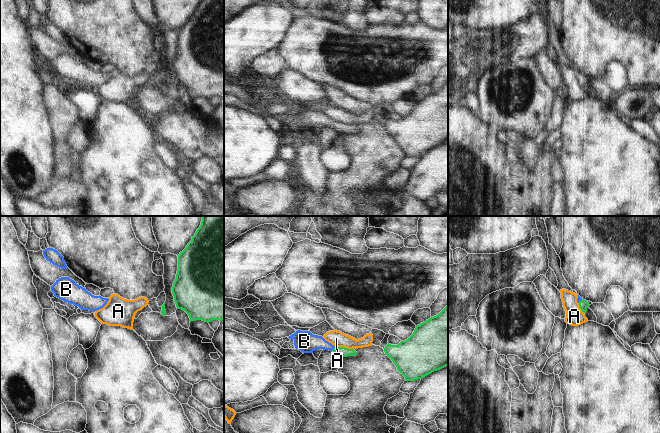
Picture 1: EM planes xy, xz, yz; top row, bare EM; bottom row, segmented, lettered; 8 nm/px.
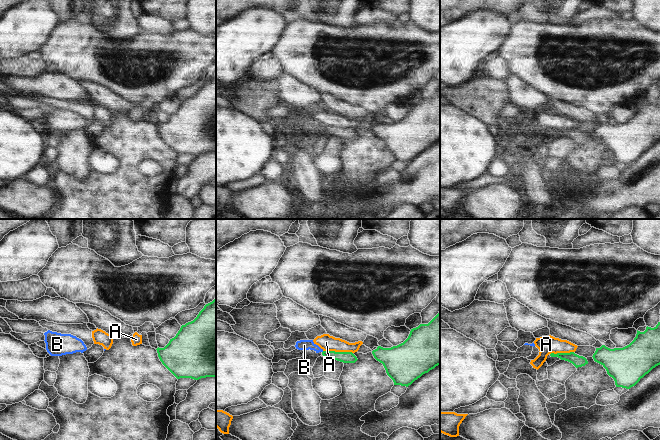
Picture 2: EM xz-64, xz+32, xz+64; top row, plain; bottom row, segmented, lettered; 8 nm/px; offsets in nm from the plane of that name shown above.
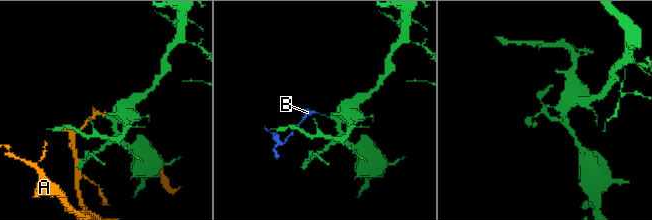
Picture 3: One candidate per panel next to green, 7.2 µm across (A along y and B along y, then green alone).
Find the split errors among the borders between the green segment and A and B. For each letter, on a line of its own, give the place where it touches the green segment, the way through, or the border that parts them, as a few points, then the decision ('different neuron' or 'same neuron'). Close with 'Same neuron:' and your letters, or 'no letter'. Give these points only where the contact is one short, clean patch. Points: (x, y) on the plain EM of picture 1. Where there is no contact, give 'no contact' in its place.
A: xz (344, 123) | different neuron
B: xz (334, 124) | across xz (340, 128), (334, 124), (319, 118), (304, 117) | same neuron
Same neuron: B

